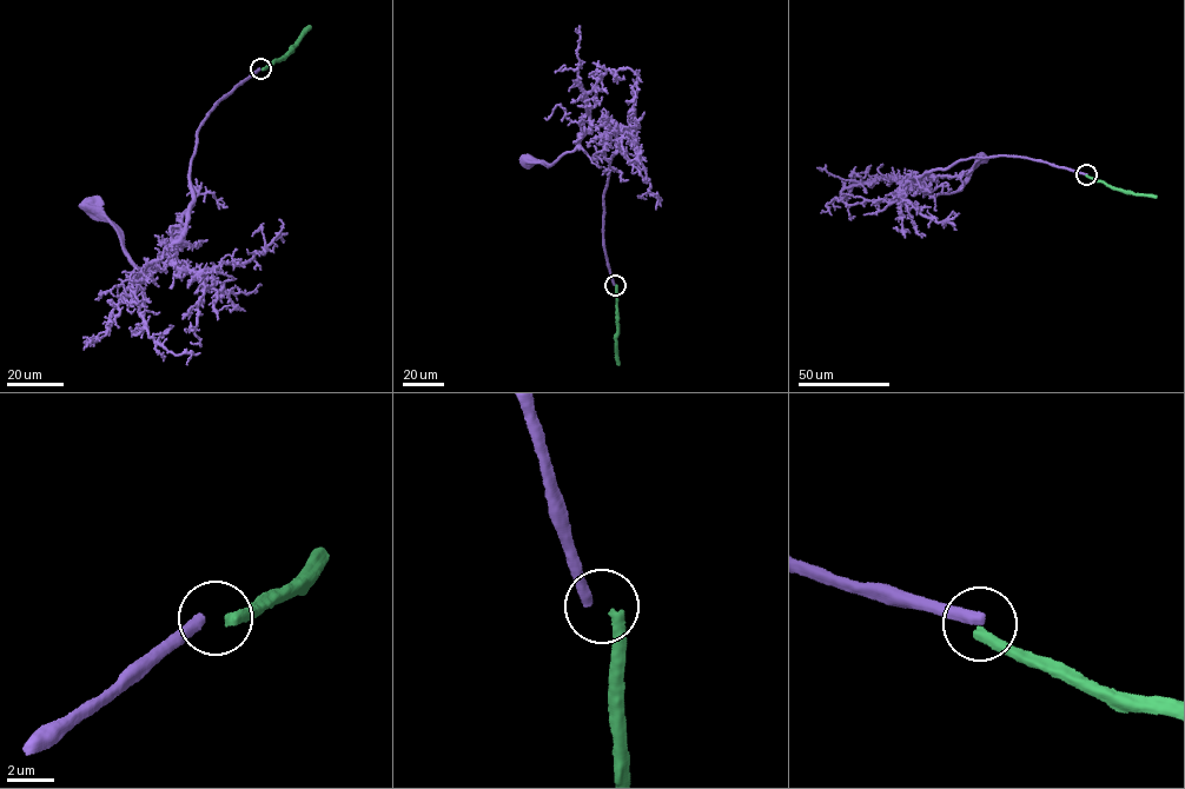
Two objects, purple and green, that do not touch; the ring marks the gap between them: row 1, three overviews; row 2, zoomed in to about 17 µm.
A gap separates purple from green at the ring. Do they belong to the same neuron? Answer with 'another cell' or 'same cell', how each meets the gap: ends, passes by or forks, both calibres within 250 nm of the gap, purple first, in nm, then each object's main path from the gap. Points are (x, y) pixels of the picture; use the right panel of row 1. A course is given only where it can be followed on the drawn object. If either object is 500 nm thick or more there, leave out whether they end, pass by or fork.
another cell; purple ends there; green ends there; 440 nm thick on the purple side, 440 nm on the other; purple runs (1086, 174), (1003, 154), (960, 159), (926, 172), (914, 181), (933, 197), (957, 191), (982, 158); green runs (1086, 176), (1116, 189), (1156, 197)

